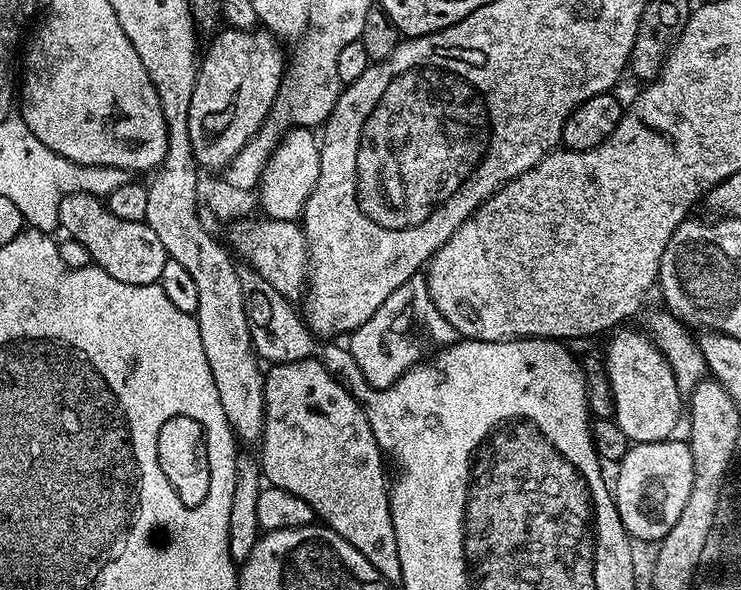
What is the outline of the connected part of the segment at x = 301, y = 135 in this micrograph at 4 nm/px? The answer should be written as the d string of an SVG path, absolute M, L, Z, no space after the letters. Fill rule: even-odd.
M289 128L280 145L272 152L260 175L258 193L263 215L269 220L299 221L310 194L320 177L320 140L311 128Z

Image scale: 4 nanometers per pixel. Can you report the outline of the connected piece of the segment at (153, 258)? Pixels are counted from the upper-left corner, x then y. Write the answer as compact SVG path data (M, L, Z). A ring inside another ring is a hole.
M72 193L65 197L61 203L59 227L63 230L65 228L71 239L77 240L89 251L91 263L95 267L106 270L106 274L110 274L110 278L118 278L118 282L130 282L130 286L146 286L157 283L162 274L162 266L166 266L166 262L169 260L166 246L162 246L158 234L154 234L154 230L150 230L148 224L126 222L124 219L110 214L107 203L99 196Z

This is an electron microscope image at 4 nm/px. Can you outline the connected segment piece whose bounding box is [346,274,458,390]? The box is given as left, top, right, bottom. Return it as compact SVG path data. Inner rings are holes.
M417 274L402 282L402 286L398 286L398 290L394 290L390 298L386 298L386 302L382 302L382 306L351 333L349 340L352 341L347 341L346 347L370 386L379 390L404 380L406 372L421 363L422 358L455 344L457 339L457 332L434 306L427 279Z

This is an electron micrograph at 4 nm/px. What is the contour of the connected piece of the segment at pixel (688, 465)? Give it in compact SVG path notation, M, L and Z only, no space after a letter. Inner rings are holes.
M679 438L632 444L617 468L620 469L616 472L616 484L614 480L614 499L629 537L636 542L664 540L674 522L678 522L694 486L694 458L690 446Z

